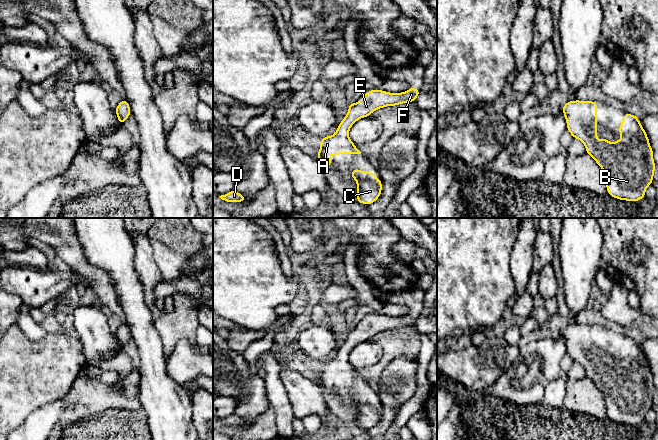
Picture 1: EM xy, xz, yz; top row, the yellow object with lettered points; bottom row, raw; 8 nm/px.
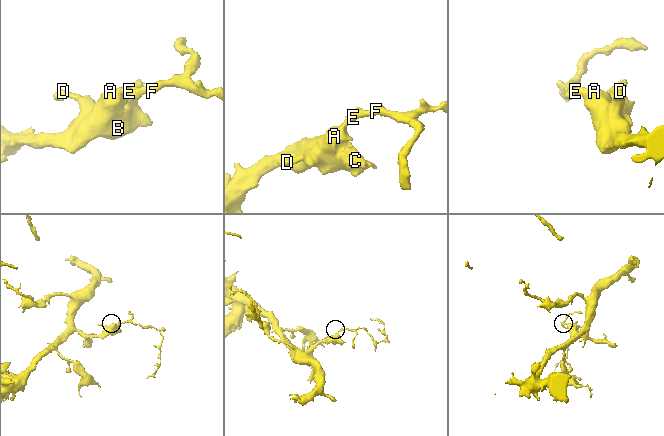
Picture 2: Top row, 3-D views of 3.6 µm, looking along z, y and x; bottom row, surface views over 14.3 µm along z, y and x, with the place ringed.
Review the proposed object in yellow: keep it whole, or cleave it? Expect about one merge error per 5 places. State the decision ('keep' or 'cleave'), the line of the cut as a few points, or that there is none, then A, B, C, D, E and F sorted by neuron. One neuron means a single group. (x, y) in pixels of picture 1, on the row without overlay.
keep; cut none; groups A B C D E F

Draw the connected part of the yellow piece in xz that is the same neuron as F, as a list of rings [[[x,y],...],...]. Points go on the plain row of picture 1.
[[[412,310],[408,315],[401,317],[389,317],[377,313],[365,317],[362,324],[349,329],[348,337],[338,349],[336,357],[321,363],[320,374],[316,383],[322,389],[330,392],[332,378],[361,378],[348,360],[351,350],[357,344],[369,341],[377,333],[414,326],[420,315],[421,313],[415,313]]]

